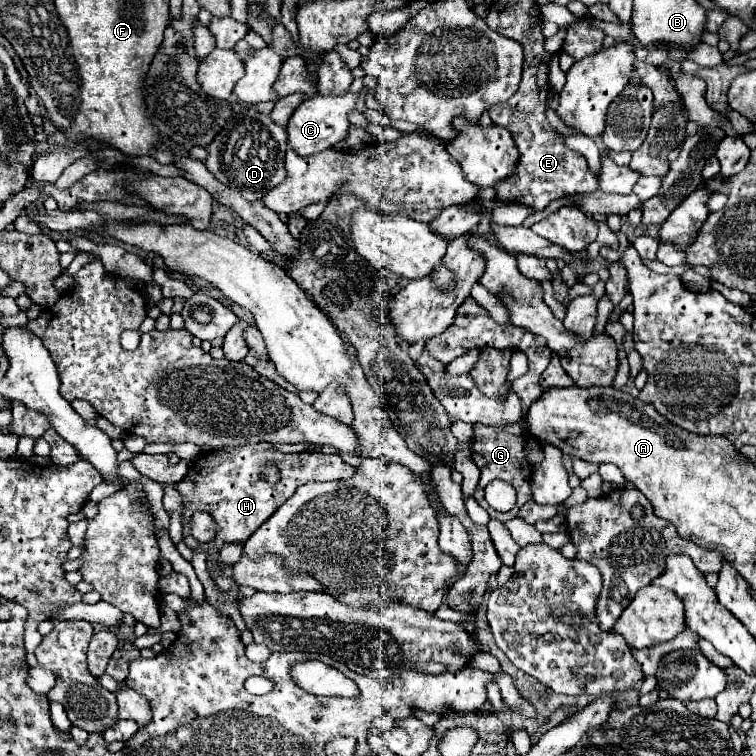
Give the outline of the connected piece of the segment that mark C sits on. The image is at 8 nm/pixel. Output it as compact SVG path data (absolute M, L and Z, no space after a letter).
M346 93L344 97L336 97L336 95L312 95L308 97L290 117L286 133L288 133L288 145L298 153L298 155L316 155L332 145L336 145L338 141L342 141L348 135L348 113L356 107L358 95Z

